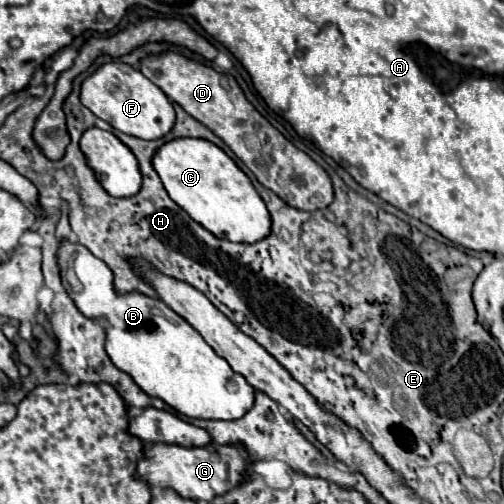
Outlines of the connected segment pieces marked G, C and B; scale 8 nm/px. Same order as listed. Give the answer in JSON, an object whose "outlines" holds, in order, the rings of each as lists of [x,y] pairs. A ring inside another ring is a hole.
{"outlines":[[[[157,443],[145,449],[145,455],[137,461],[135,477],[145,481],[151,487],[171,487],[177,495],[211,501],[215,495],[227,493],[243,481],[243,473],[247,471],[249,461],[247,453],[239,447],[223,447],[217,443],[209,443],[207,447],[179,447]]],[[[195,137],[167,141],[155,151],[151,163],[169,197],[215,237],[237,243],[255,243],[269,235],[271,217],[263,199],[237,163],[211,141]]],[[[63,241],[59,245],[57,259],[63,285],[79,311],[87,317],[105,315],[109,319],[111,327],[107,329],[105,351],[113,365],[131,375],[147,395],[159,397],[177,413],[197,419],[239,419],[253,407],[255,389],[245,381],[245,377],[235,373],[229,363],[161,299],[151,299],[141,293],[115,293],[111,269],[83,245]],[[69,267],[77,275],[81,291],[75,291],[69,285],[65,277]]]]}

